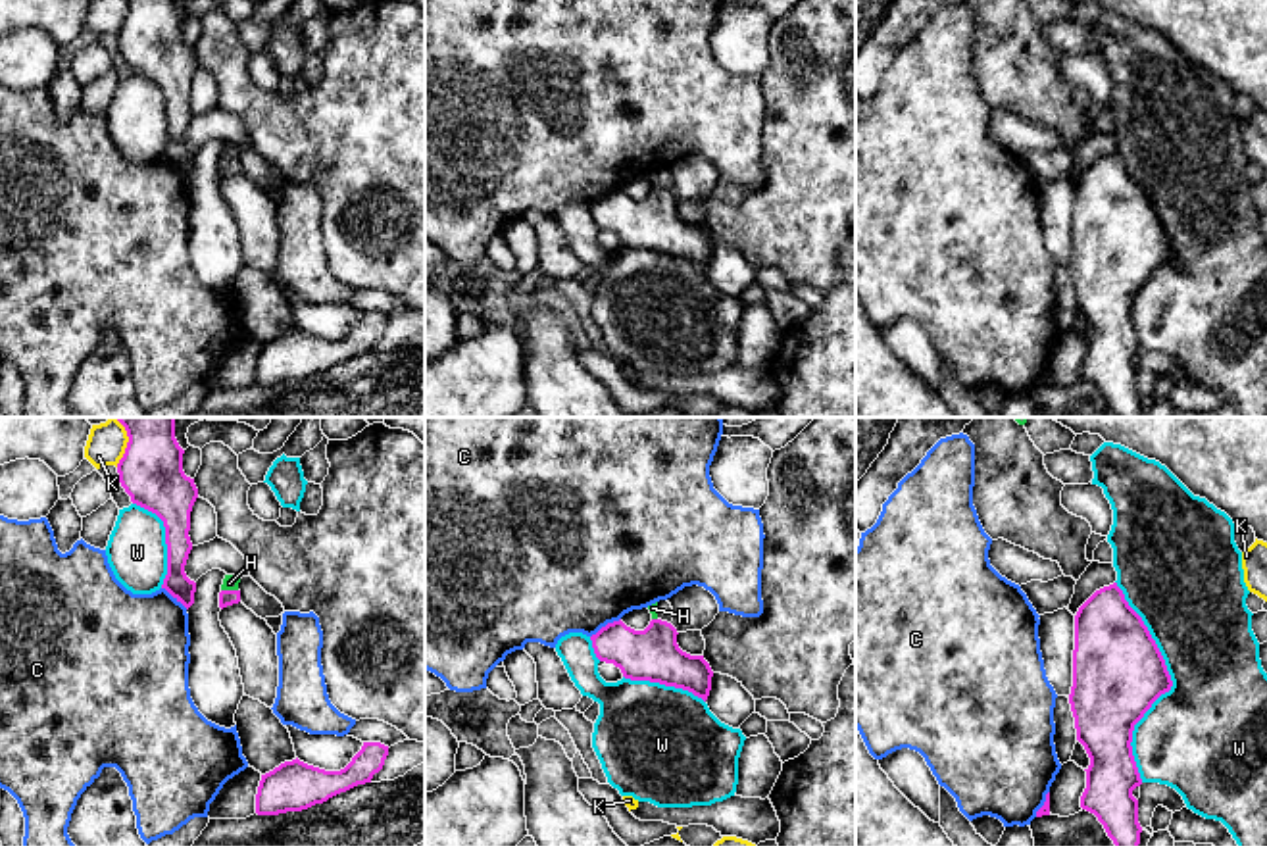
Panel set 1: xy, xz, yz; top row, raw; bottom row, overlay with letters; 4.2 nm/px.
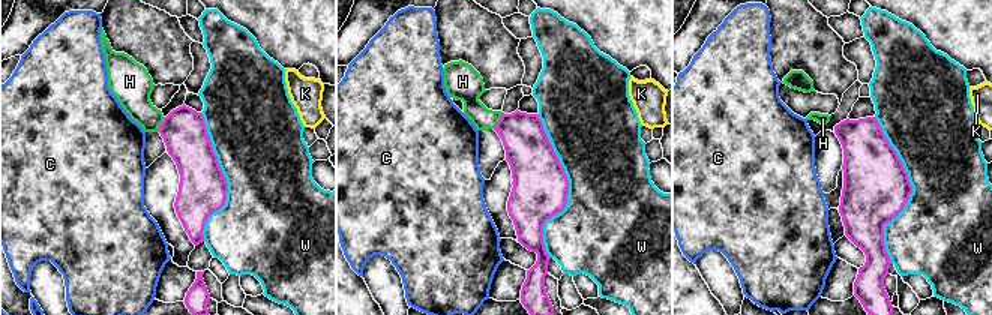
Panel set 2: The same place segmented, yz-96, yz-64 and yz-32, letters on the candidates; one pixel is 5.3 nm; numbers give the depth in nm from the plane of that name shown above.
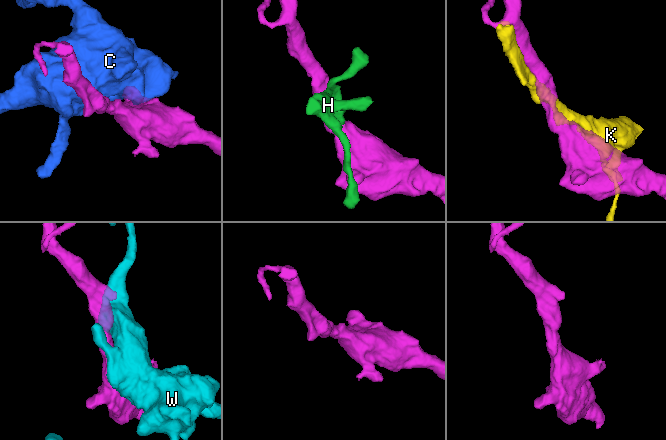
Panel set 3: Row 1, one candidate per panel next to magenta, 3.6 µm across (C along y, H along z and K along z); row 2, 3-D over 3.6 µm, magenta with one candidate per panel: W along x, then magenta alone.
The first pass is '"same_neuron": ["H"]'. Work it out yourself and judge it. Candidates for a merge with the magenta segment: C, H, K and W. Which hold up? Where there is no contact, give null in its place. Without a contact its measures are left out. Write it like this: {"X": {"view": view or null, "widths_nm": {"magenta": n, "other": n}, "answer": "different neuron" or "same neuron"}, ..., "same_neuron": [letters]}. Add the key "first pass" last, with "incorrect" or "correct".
{"C": {"view": "xz", "widths_nm": {"magenta": 220, "other": 480}, "answer": "different neuron"}, "H": {"view": "xy", "widths_nm": {"magenta": 60, "other": 60}, "answer": "same neuron"}, "K": {"view": "xy", "widths_nm": {"magenta": 260, "other": 140}, "answer": "different neuron"}, "W": {"view": "yz", "widths_nm": {"magenta": 380, "other": 480}, "answer": "different neuron"}, "same_neuron": ["H"], "first pass": "correct"}

